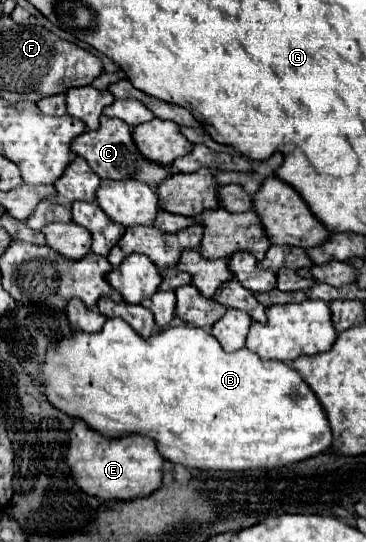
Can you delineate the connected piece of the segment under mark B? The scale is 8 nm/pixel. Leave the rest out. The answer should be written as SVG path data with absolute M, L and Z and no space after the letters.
M110 318L110 320L106 320L106 324L102 326L100 332L94 332L94 334L74 332L72 336L62 338L56 346L50 346L46 352L46 360L40 364L38 382L44 388L46 400L56 410L64 412L66 416L84 420L88 428L100 432L106 438L122 438L128 434L148 436L150 440L154 440L154 444L164 460L170 460L172 464L182 464L188 468L190 466L202 468L202 470L248 470L248 468L258 468L258 466L274 468L274 466L286 466L286 464L300 462L304 458L310 458L310 456L326 450L328 444L332 444L332 432L330 432L328 418L326 418L320 402L316 400L314 392L310 390L310 386L298 376L298 372L294 372L294 368L290 368L288 364L284 364L280 360L260 360L248 348L240 348L240 350L228 354L222 350L220 342L208 330L192 326L192 324L170 326L162 332L152 334L150 338L140 338L140 334L136 334L132 330L132 326L128 326L124 320Z

